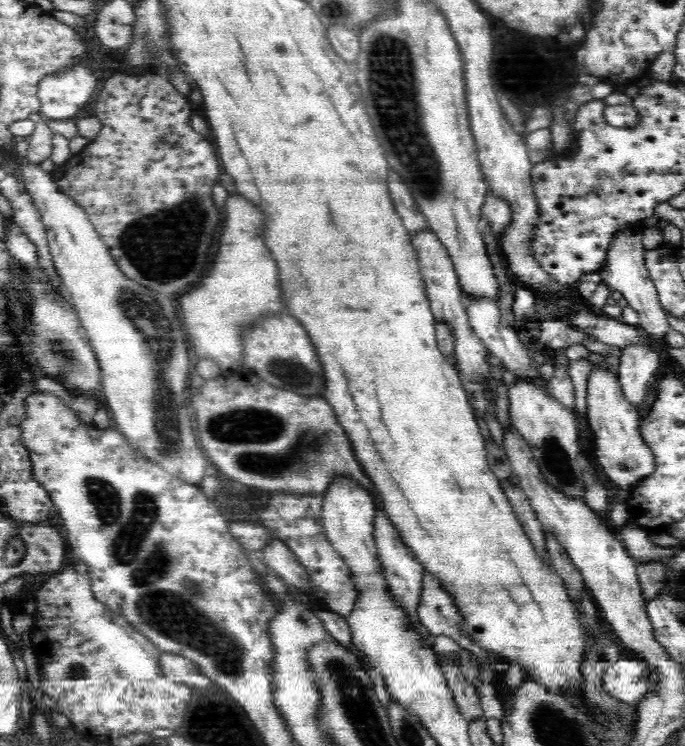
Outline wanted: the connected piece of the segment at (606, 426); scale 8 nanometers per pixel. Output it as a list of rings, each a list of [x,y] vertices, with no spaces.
[[[592,362],[587,383],[588,407],[584,417],[595,436],[596,461],[616,486],[628,490],[630,486],[636,486],[642,479],[652,475],[657,466],[654,452],[640,436],[643,418],[640,417],[638,408],[632,406],[623,396],[619,375],[614,374],[606,366],[595,366]]]

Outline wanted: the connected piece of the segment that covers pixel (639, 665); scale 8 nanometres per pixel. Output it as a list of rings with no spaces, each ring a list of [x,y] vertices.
[[[620,656],[603,675],[604,690],[614,698],[638,707],[638,702],[648,690],[649,670],[644,663],[633,657]]]

